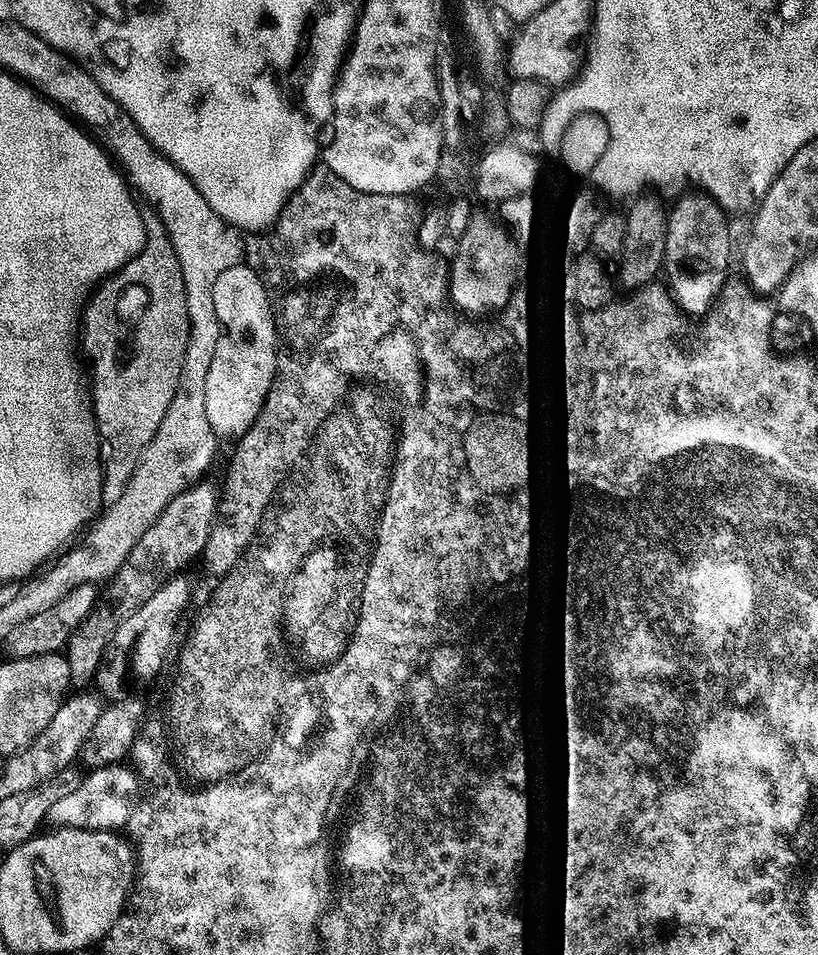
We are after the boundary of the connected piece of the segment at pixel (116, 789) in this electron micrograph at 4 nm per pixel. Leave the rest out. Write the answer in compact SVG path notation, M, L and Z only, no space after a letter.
M124 766L93 767L85 780L80 780L69 792L57 795L48 807L47 823L66 828L85 828L91 832L108 832L112 828L123 829L134 811L134 793L138 780Z

